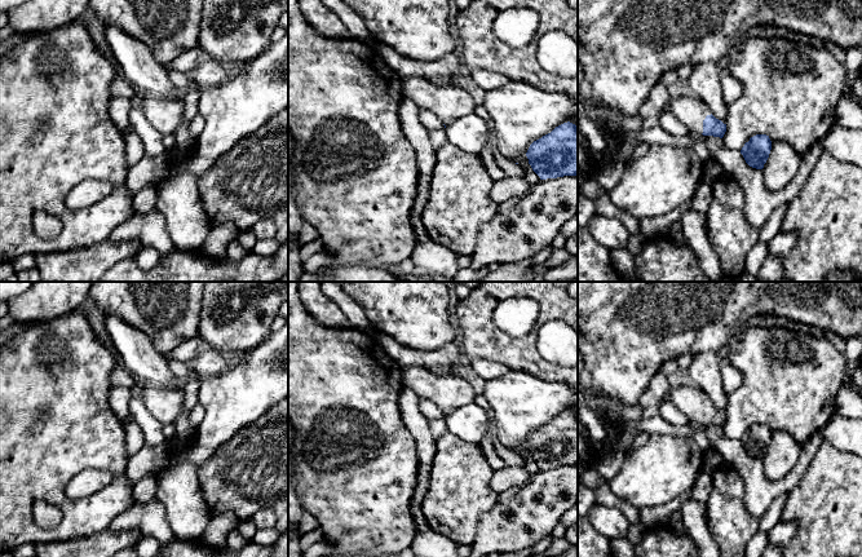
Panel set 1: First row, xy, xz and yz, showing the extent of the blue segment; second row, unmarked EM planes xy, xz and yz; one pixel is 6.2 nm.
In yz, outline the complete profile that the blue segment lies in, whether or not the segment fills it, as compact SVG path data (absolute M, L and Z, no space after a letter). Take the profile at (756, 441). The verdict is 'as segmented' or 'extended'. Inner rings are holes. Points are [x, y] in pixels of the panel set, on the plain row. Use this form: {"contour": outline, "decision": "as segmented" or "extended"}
{"contour": "M756 424L741 439L746 452L756 459L762 459L772 439L772 430L766 424Z", "decision": "as segmented"}

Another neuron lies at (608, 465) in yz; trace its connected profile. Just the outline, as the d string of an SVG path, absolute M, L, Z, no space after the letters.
M611 450L606 455L597 459L596 469L606 481L613 479L620 470L624 460L624 452L620 450Z

